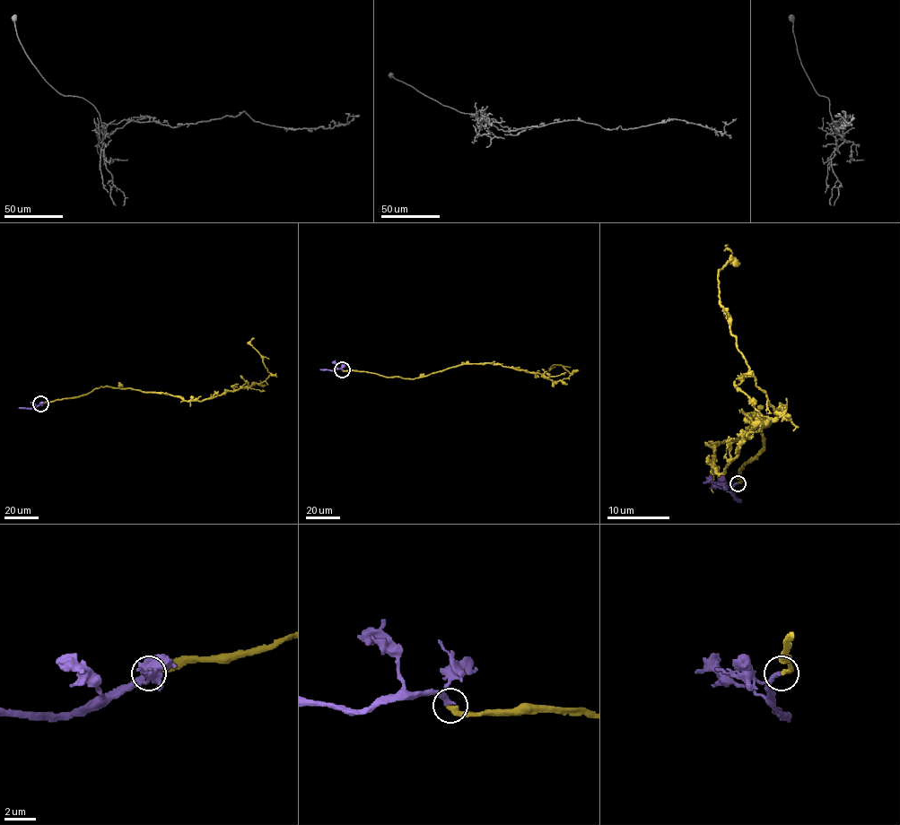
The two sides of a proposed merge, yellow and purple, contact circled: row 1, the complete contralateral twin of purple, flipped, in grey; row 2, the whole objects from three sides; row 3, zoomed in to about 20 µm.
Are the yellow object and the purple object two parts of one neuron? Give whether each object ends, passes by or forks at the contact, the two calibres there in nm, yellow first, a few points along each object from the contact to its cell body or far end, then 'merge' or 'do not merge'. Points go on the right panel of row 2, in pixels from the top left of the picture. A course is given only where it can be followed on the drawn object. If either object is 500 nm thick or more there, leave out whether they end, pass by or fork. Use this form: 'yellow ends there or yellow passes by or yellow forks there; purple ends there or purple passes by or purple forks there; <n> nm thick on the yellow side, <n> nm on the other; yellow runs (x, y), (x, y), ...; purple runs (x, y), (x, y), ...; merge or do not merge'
yellow ends there; purple passes by; 340 nm thick on the yellow side, 260 nm on the other; yellow runs (737, 483), (770, 421), (715, 444), (713, 473), (781, 410), (720, 300), (724, 246); purple runs (737, 483), (732, 488), (732, 494), (738, 499), (735, 499); merge

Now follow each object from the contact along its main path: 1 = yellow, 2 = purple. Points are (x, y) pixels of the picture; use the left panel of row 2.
1: (40, 403), (106, 386), (167, 393), (186, 401), (213, 398), (269, 377), (262, 356), (249, 343), (254, 338)
2: (40, 403), (31, 408), (18, 408)

